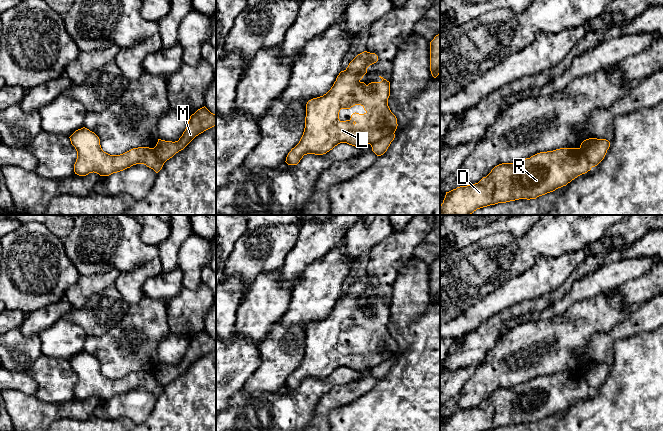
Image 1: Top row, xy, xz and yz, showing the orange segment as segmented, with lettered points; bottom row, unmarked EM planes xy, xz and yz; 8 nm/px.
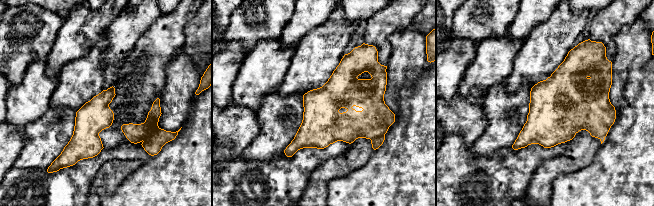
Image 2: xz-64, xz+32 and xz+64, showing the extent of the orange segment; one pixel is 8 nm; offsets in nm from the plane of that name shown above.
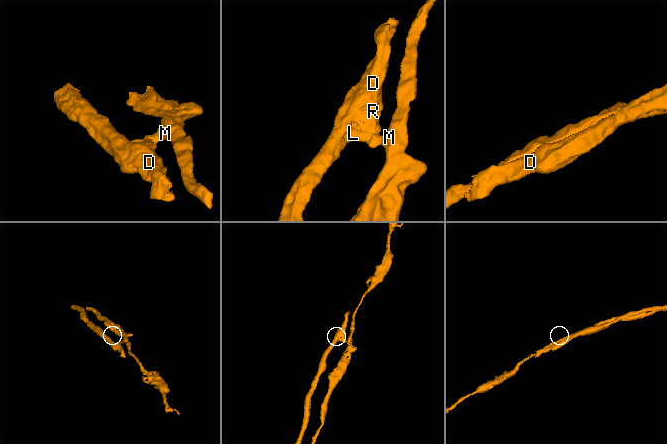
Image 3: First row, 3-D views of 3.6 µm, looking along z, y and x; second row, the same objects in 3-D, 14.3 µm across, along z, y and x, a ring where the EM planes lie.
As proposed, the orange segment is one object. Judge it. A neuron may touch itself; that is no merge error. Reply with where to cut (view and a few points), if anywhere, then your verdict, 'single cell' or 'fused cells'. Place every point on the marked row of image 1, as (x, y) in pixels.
xz (393, 133), (370, 144) | fused cells

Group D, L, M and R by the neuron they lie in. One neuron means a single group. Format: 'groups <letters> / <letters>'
groups D L R / M

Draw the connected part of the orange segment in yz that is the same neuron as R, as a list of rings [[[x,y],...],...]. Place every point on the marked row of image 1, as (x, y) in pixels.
[[[560,148],[540,152],[514,163],[502,163],[478,183],[460,186],[446,192],[440,205],[440,215],[471,215],[477,209],[519,199],[536,199],[566,186],[578,176],[591,170],[585,152],[581,148]]]

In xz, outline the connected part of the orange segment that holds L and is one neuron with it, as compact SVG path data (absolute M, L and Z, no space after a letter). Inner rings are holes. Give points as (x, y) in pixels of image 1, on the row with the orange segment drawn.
M364 51L358 54L348 65L348 67L339 73L331 89L323 96L313 98L306 104L305 128L299 143L291 149L286 157L288 165L297 165L304 155L315 154L323 155L332 150L340 143L347 143L349 145L361 148L364 145L372 144L380 139L394 134L397 129L397 118L391 112L388 106L388 98L390 96L390 82L379 76L381 82L371 82L366 85L360 80L367 73L367 68L378 61L378 56L375 53ZM355 105L361 105L366 111L364 114L353 113L351 118L346 121L339 119L339 112L341 109L350 109Z

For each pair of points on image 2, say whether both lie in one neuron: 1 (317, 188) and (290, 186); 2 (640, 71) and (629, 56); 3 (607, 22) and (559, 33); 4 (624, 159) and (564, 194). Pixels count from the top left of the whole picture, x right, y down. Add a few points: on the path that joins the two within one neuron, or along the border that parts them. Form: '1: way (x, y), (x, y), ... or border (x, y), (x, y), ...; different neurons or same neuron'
1: border (318, 166), (311, 173), (308, 185), (302, 195); different neurons
2: border (642, 61), (636, 61), (631, 66), (625, 85); different neurons
3: border (590, 19), (588, 24); different neurons
4: way (609, 174), (589, 194), (579, 194); same neuron

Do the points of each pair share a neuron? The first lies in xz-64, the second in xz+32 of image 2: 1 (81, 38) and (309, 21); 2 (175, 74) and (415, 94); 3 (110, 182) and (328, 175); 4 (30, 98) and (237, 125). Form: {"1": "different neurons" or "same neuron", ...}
{"1": "same neuron", "2": "different neurons", "3": "same neuron", "4": "different neurons"}

